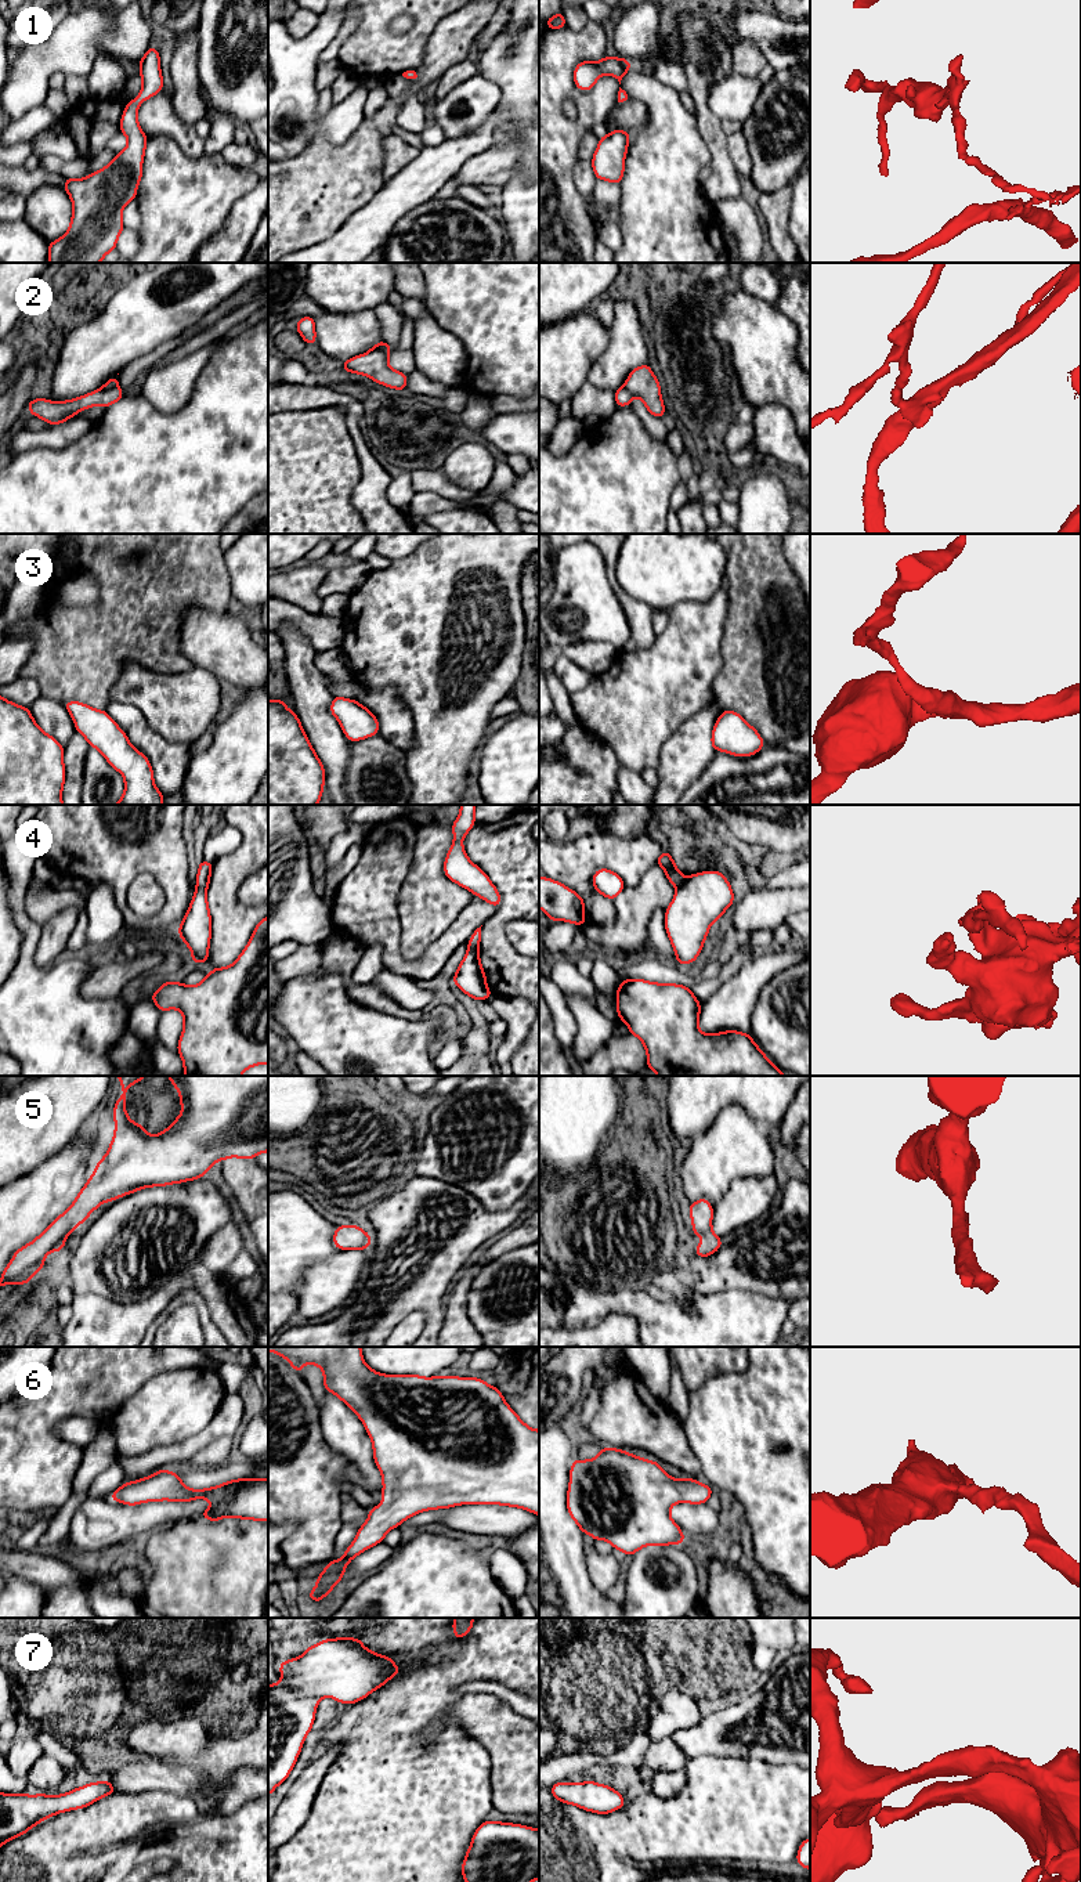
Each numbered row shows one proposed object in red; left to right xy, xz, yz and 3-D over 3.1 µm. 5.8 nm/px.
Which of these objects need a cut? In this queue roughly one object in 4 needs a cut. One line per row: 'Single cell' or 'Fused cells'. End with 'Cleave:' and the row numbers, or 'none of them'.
1: Single cell
2: Fused cells
3: Single cell
4: Fused cells
5: Single cell
6: Single cell
7: Single cell
Cleave: 2, 4

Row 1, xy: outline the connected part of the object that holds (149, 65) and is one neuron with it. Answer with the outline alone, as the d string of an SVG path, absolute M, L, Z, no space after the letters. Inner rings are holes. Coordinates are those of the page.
M153 46L140 59L138 73L142 90L124 106L120 119L127 147L108 166L86 178L65 177L64 189L70 196L73 214L69 230L58 241L48 242L50 263L100 263L116 249L124 230L122 210L135 199L142 177L148 137L137 120L138 106L163 90L160 55Z

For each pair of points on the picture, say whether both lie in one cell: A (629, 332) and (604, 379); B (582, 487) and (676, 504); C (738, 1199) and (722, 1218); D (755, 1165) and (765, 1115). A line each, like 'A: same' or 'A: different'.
A: same
B: different
C: same
D: different

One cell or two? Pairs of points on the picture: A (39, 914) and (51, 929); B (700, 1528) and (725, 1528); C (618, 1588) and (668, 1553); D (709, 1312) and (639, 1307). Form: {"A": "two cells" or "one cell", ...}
{"A": "two cells", "B": "two cells", "C": "two cells", "D": "one cell"}

